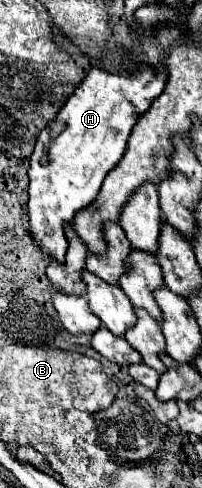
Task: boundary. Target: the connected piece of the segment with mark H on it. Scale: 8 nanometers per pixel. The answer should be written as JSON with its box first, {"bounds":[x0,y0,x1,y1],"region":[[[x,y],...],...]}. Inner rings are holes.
{"bounds":[28,67,164,263],"region":[[[162,67],[158,73],[142,69],[136,75],[112,75],[92,69],[68,97],[56,119],[40,131],[28,169],[28,215],[32,239],[42,251],[52,255],[52,259],[64,263],[68,251],[66,225],[72,225],[74,215],[82,207],[92,205],[104,177],[122,159],[134,123],[164,89],[164,71]],[[54,123],[66,123],[66,127],[60,135],[50,137]]]}

